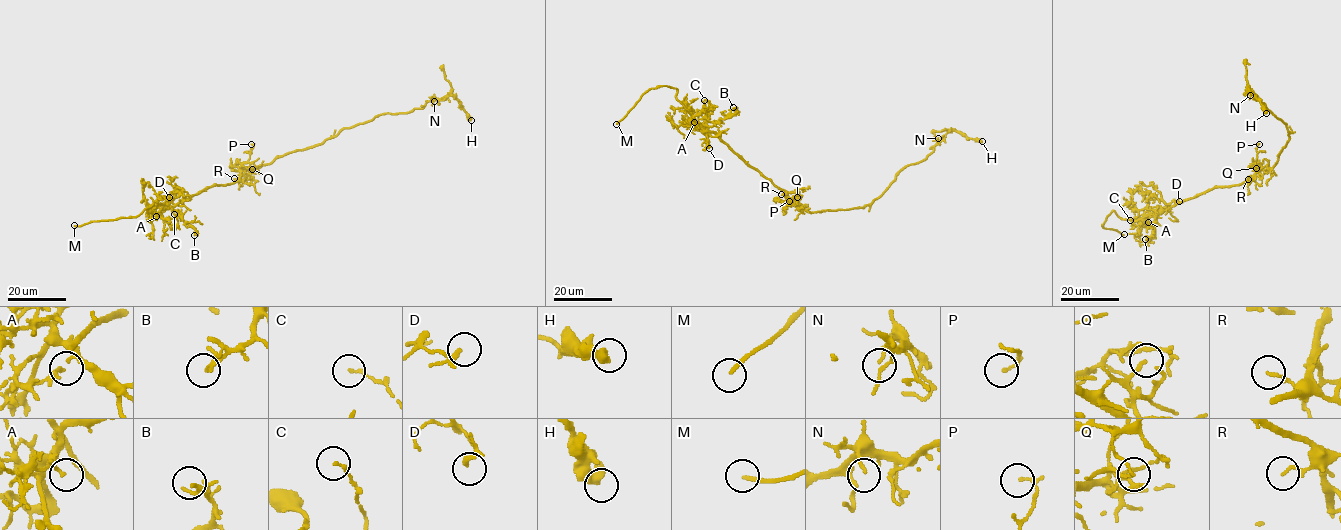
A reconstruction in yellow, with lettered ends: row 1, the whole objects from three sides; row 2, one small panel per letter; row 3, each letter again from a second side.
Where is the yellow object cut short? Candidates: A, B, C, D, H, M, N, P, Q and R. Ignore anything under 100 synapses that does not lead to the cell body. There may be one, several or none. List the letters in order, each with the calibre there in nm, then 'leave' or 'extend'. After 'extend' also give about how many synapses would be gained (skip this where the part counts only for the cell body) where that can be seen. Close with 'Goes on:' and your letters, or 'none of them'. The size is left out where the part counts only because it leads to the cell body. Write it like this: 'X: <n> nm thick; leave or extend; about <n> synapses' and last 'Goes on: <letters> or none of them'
A: 200 nm thick; leave
B: 120 nm thick; leave
C: 130 nm thick; leave
D: 150 nm thick; leave
H: 500 nm thick; leave
M: 160 nm thick; extend
N: 130 nm thick; leave
P: 140 nm thick; leave
Q: 150 nm thick; leave
R: 150 nm thick; leave
Goes on: M

